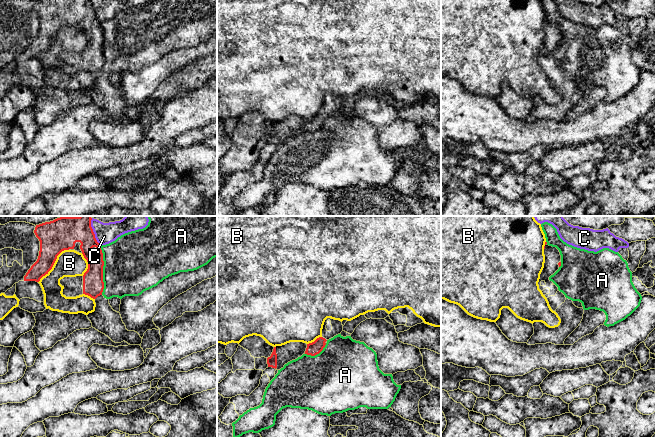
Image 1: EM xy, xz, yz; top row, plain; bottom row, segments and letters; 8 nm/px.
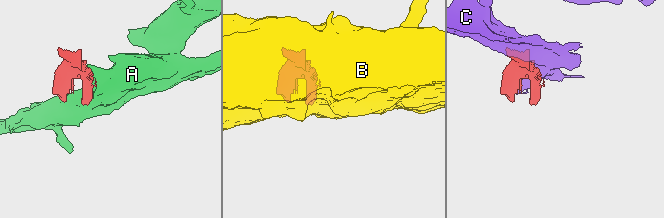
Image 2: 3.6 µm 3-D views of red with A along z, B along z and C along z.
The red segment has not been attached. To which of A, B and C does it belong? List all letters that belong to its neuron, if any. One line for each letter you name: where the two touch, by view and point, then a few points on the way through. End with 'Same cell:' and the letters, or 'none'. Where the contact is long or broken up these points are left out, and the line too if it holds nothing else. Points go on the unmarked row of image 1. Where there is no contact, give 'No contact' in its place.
Same cell: none

